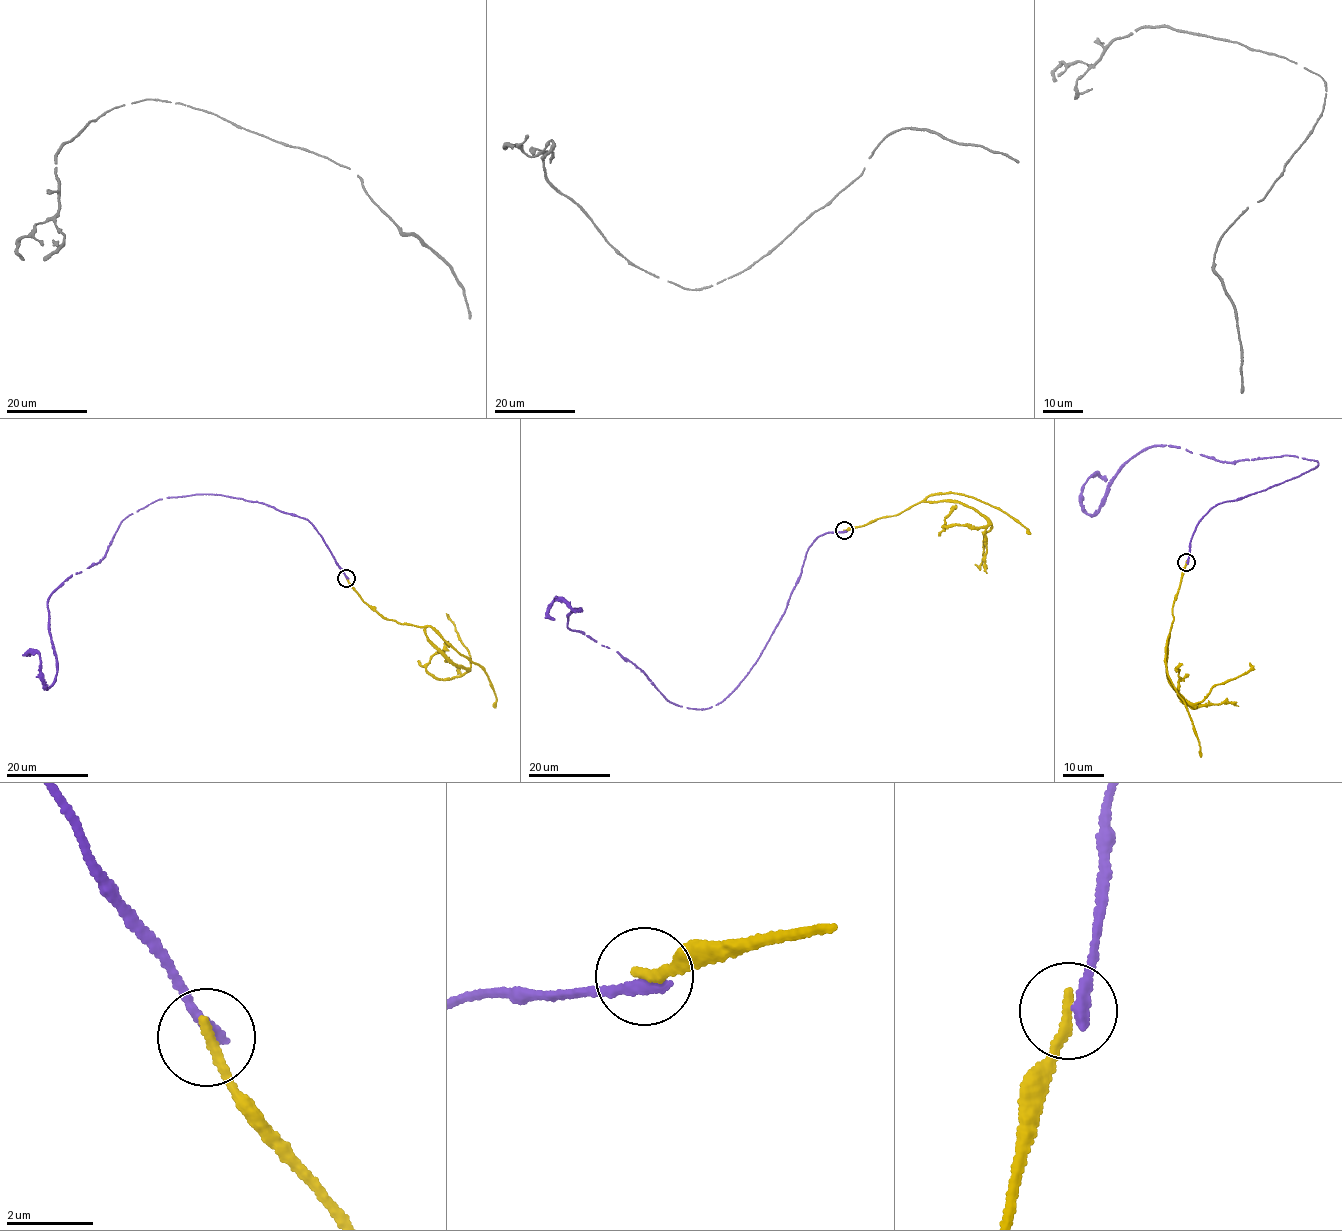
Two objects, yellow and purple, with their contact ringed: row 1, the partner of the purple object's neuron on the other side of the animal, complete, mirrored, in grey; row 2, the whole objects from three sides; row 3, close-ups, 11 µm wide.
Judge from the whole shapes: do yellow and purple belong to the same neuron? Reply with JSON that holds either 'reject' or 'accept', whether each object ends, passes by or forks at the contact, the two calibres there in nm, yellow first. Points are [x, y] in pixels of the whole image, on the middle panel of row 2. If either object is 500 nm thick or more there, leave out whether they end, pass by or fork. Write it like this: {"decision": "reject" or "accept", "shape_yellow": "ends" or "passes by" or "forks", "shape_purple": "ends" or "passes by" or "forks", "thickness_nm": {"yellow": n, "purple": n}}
{"decision": "reject", "shape_yellow": "ends", "shape_purple": "ends", "thickness_nm": {"yellow": 240, "purple": 300}}

